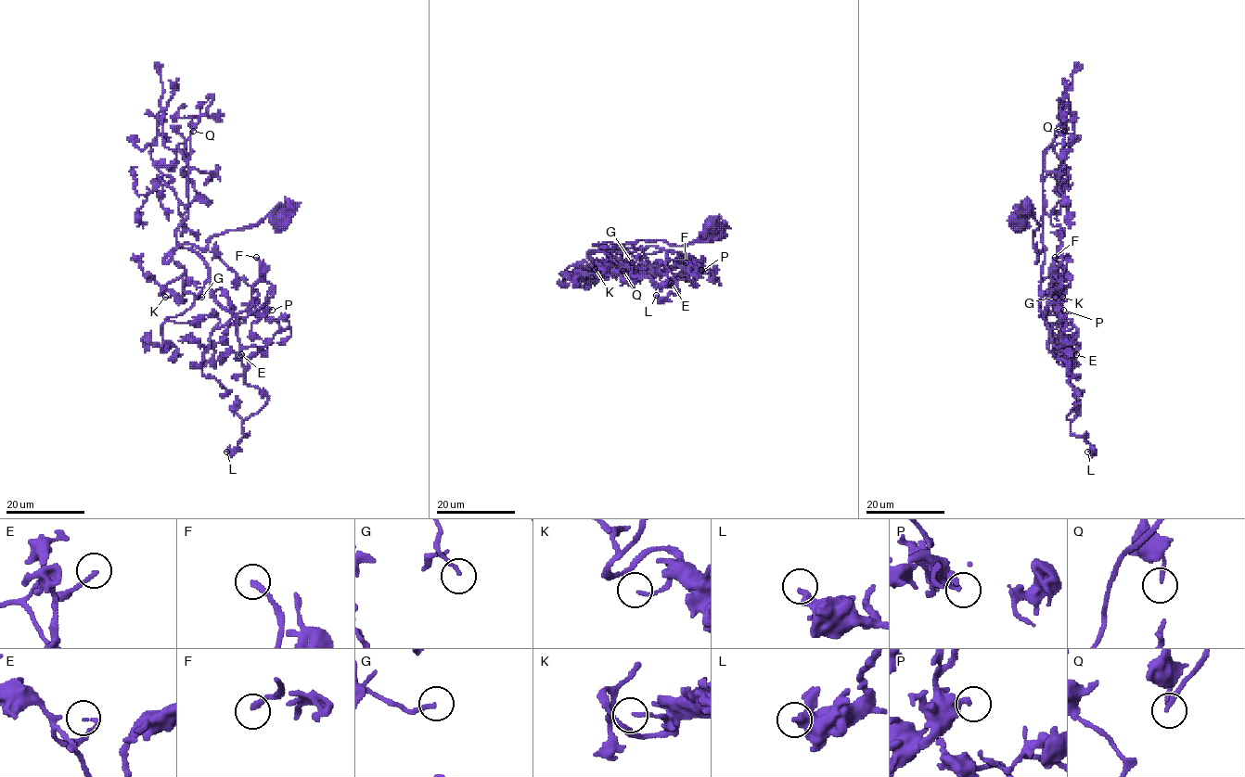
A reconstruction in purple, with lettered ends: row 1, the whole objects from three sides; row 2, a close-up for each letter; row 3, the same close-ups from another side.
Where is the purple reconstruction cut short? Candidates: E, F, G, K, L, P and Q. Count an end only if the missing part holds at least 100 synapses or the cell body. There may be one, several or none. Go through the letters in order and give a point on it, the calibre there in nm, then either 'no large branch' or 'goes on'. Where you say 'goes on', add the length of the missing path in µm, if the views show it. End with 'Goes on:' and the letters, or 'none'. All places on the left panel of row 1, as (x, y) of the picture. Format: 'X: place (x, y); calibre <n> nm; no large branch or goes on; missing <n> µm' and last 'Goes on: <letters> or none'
E: place (241, 354); calibre 160 nm; no large branch
F: place (256, 257); calibre 200 nm; goes on; missing 35 µm
G: place (201, 297); calibre 160 nm; goes on; missing 25 µm
K: place (165, 297); calibre 140 nm; no large branch
L: place (226, 452); calibre 340 nm; no large branch
P: place (272, 310); calibre 280 nm; no large branch
Q: place (193, 131); calibre 170 nm; no large branch
Goes on: F, G

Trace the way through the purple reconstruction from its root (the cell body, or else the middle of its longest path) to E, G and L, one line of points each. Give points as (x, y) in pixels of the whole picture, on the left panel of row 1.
E: (280, 221), (171, 251), (192, 248), (203, 261), (210, 294), (237, 317), (241, 354)
G: (280, 221), (266, 216), (214, 235), (205, 248), (173, 249), (192, 248), (203, 261), (201, 297)
L: (280, 221), (171, 251), (192, 248), (203, 261), (210, 294), (237, 317), (244, 382), (267, 397), (226, 452)

